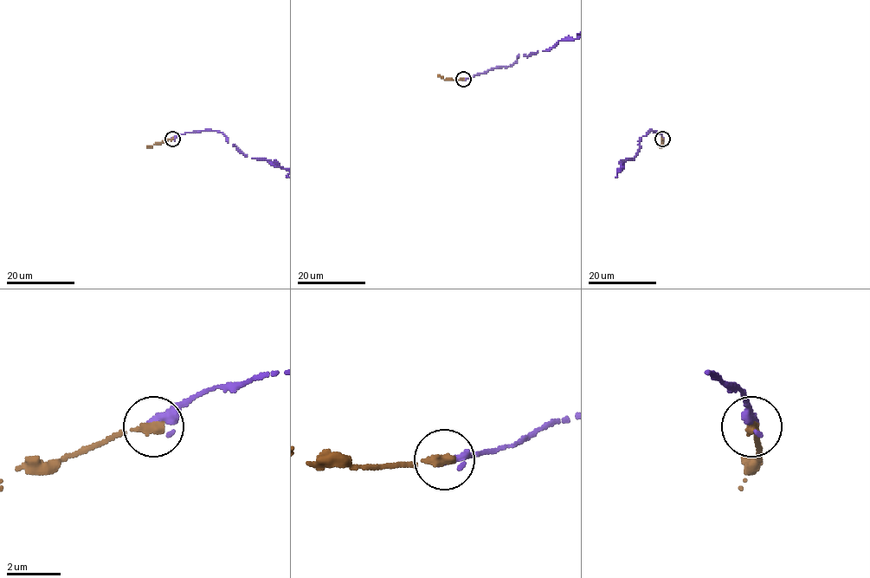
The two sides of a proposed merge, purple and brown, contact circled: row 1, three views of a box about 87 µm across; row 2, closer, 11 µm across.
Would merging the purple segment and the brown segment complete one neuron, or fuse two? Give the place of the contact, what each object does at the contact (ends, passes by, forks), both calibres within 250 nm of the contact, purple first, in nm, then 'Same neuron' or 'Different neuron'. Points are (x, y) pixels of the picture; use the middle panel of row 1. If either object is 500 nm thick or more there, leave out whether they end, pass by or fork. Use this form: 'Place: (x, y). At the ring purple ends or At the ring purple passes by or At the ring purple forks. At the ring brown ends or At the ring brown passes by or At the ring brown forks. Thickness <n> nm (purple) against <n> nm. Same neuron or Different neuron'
Place: (463, 79). At the ring purple passes by. At the ring brown ends. Thickness 190 nm (purple) against 340 nm. Same neuron

